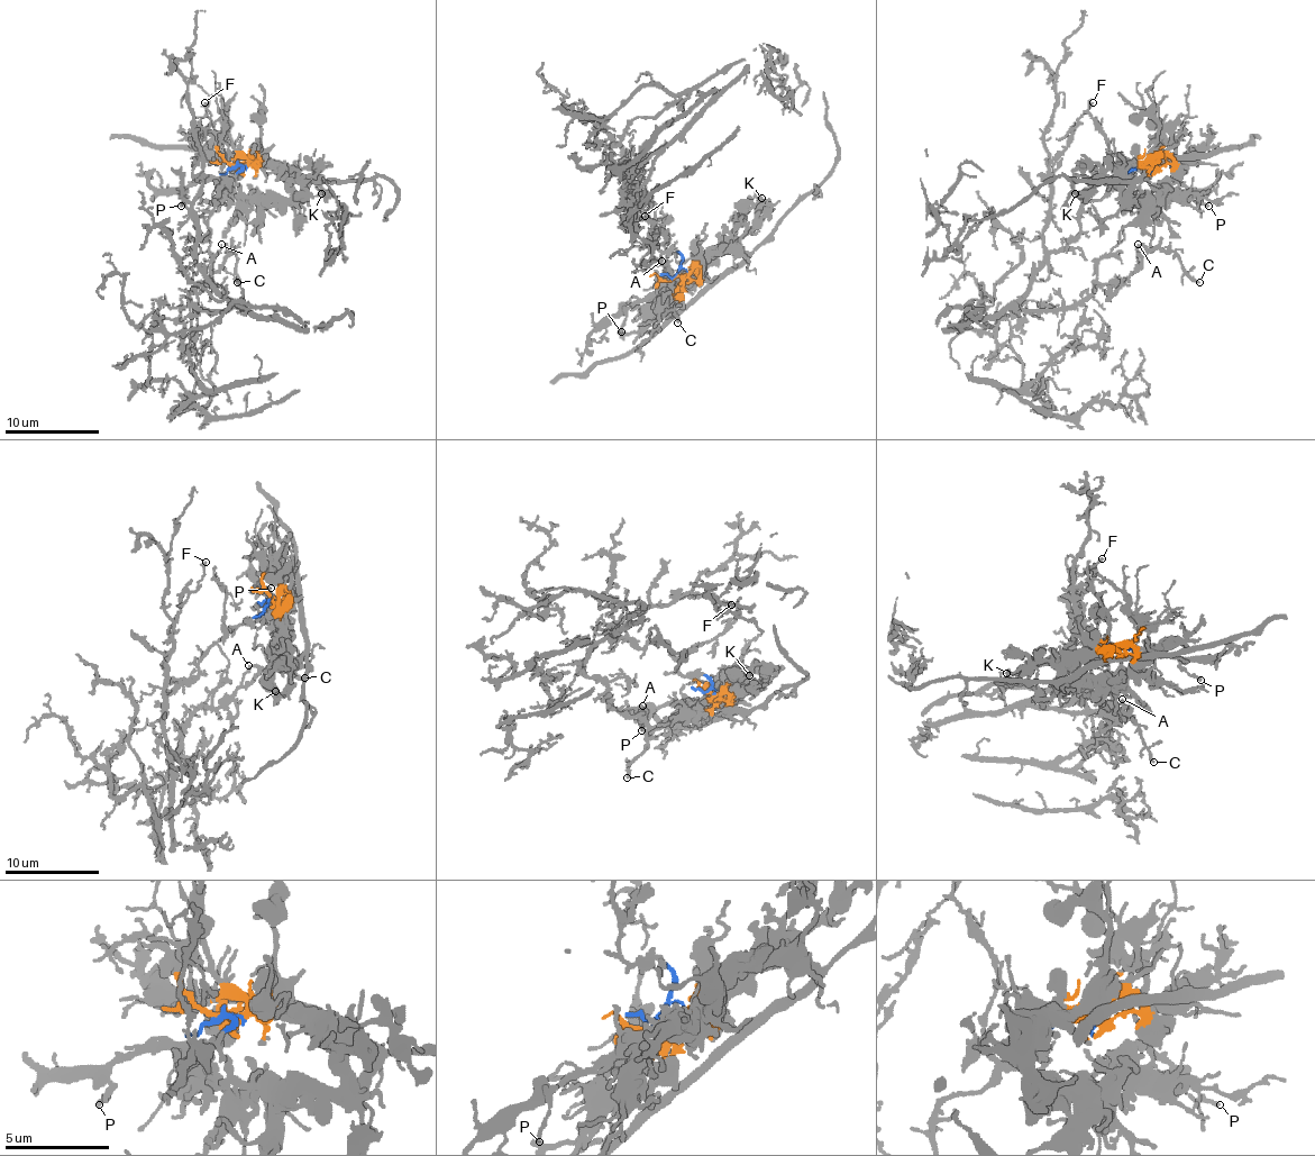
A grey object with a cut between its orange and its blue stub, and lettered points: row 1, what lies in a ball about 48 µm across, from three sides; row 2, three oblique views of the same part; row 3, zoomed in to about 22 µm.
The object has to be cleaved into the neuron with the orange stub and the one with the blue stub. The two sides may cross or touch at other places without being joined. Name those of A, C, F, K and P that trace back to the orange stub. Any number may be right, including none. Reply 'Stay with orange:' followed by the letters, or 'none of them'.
Stay with orange: K, P

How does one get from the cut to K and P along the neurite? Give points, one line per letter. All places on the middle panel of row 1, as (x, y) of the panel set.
K: (675, 278), (686, 278), (710, 256), (763, 198)
P: (675, 278), (686, 278), (729, 247), (720, 247), (677, 278), (637, 299), (626, 311), (620, 333)

